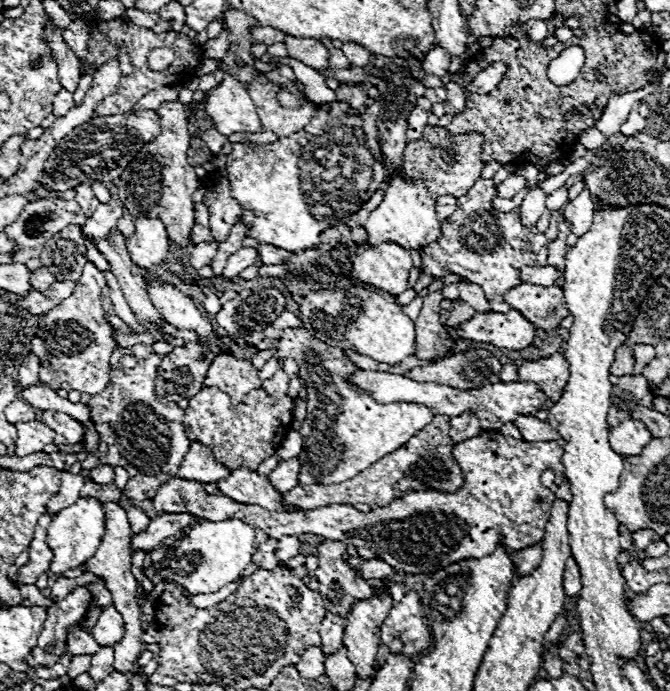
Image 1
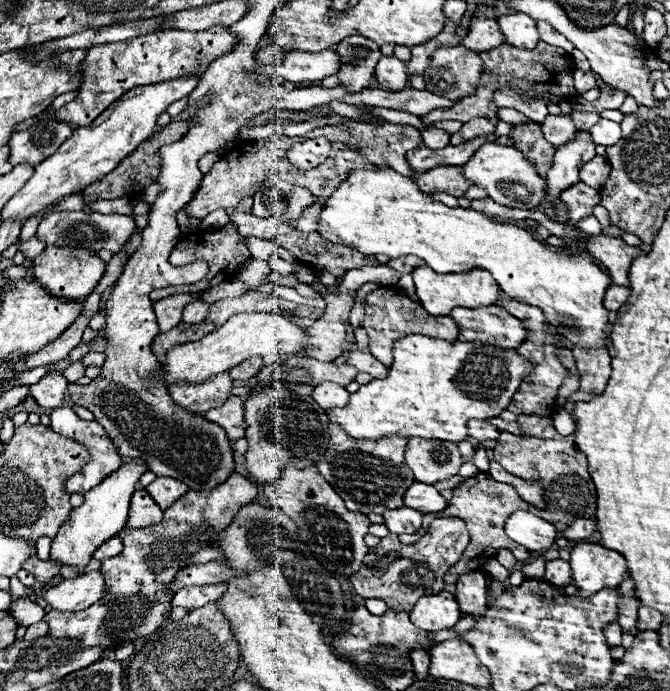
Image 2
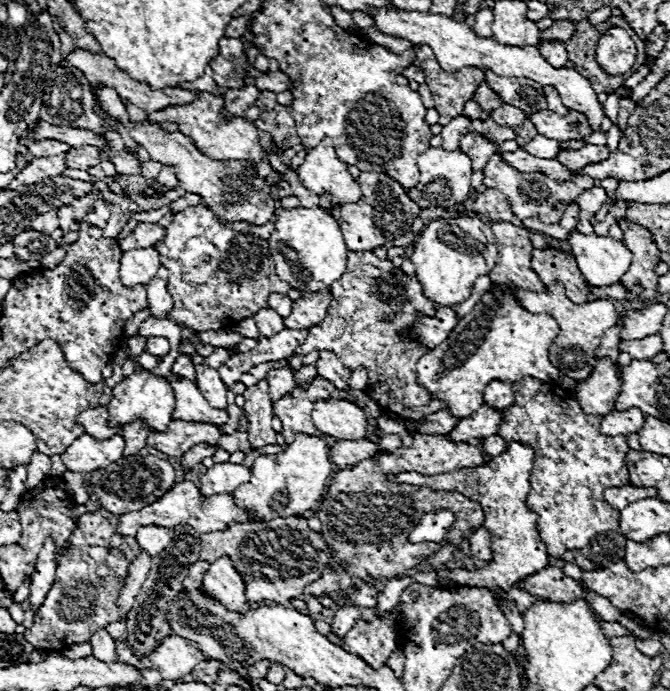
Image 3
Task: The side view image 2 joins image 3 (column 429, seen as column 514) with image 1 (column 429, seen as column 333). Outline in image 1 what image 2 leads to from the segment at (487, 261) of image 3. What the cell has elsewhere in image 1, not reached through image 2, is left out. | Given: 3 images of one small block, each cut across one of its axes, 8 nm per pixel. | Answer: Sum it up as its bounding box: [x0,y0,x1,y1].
[364,178,440,250]

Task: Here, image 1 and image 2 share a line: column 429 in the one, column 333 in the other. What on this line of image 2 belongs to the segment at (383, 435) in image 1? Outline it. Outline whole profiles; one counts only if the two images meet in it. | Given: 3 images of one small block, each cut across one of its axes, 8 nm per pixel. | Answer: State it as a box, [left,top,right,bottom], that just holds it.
[328,334,532,442]

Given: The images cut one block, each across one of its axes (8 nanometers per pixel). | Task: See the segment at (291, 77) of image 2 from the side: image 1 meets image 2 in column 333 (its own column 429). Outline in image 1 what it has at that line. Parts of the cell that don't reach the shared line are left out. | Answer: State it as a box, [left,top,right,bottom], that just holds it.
[422,46,450,76]

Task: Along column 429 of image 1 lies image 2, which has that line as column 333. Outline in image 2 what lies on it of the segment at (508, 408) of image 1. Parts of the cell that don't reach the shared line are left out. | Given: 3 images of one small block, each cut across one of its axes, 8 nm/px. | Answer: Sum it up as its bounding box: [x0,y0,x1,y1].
[312,382,350,408]

